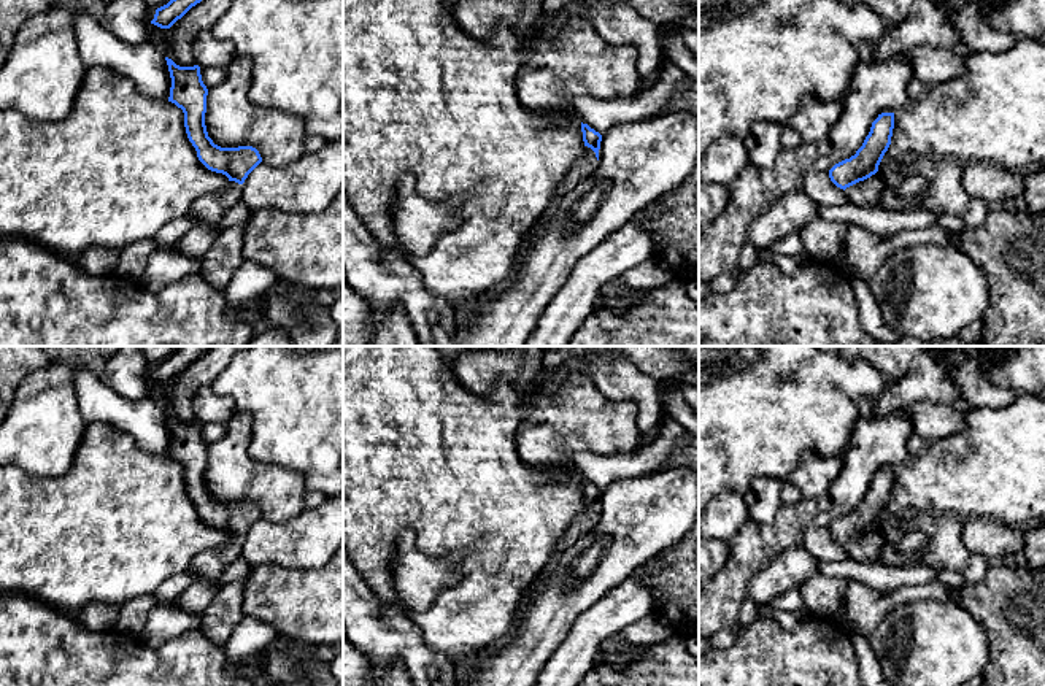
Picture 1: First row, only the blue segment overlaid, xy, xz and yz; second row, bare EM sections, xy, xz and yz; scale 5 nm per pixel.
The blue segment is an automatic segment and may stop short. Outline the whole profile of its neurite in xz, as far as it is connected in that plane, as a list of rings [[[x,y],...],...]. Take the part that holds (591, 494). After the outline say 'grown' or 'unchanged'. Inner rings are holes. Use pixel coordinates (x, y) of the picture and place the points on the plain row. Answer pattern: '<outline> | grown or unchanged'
[[[581,478],[581,488],[583,488],[584,507],[570,522],[564,535],[557,540],[556,543],[557,551],[564,551],[565,548],[578,541],[597,522],[602,491],[583,478]]] | grown

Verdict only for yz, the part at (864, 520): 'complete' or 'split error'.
split error

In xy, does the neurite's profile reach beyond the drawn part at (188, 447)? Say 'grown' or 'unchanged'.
grown

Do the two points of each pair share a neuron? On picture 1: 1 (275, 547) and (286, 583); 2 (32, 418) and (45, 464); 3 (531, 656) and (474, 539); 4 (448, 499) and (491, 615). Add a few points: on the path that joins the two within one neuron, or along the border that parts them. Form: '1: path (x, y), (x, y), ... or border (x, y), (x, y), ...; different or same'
1: border (253, 566), (320, 567); different
2: path (42, 429), (45, 453); same
3: border (521, 610), (513, 632), (491, 653); different
4: path (478, 521), (489, 532), (488, 585); same

